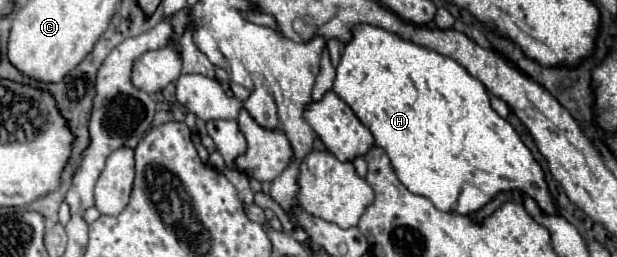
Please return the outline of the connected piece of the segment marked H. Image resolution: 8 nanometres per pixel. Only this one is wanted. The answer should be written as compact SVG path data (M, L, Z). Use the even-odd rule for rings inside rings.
M357 25L351 29L351 41L343 47L333 91L373 133L375 143L389 155L397 179L401 179L409 191L431 199L439 211L467 215L479 211L501 191L519 191L537 199L545 213L557 213L543 179L543 169L507 119L491 109L483 83L471 77L455 59L405 41L381 27Z

